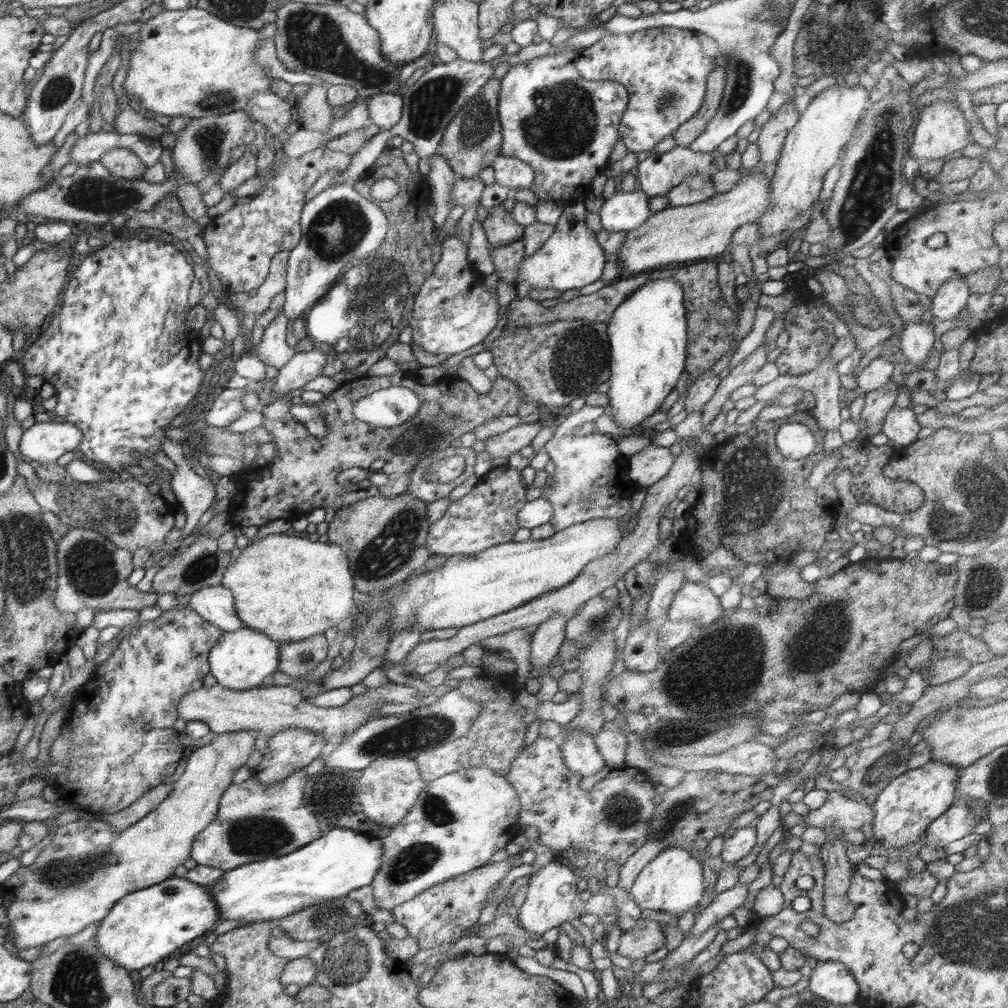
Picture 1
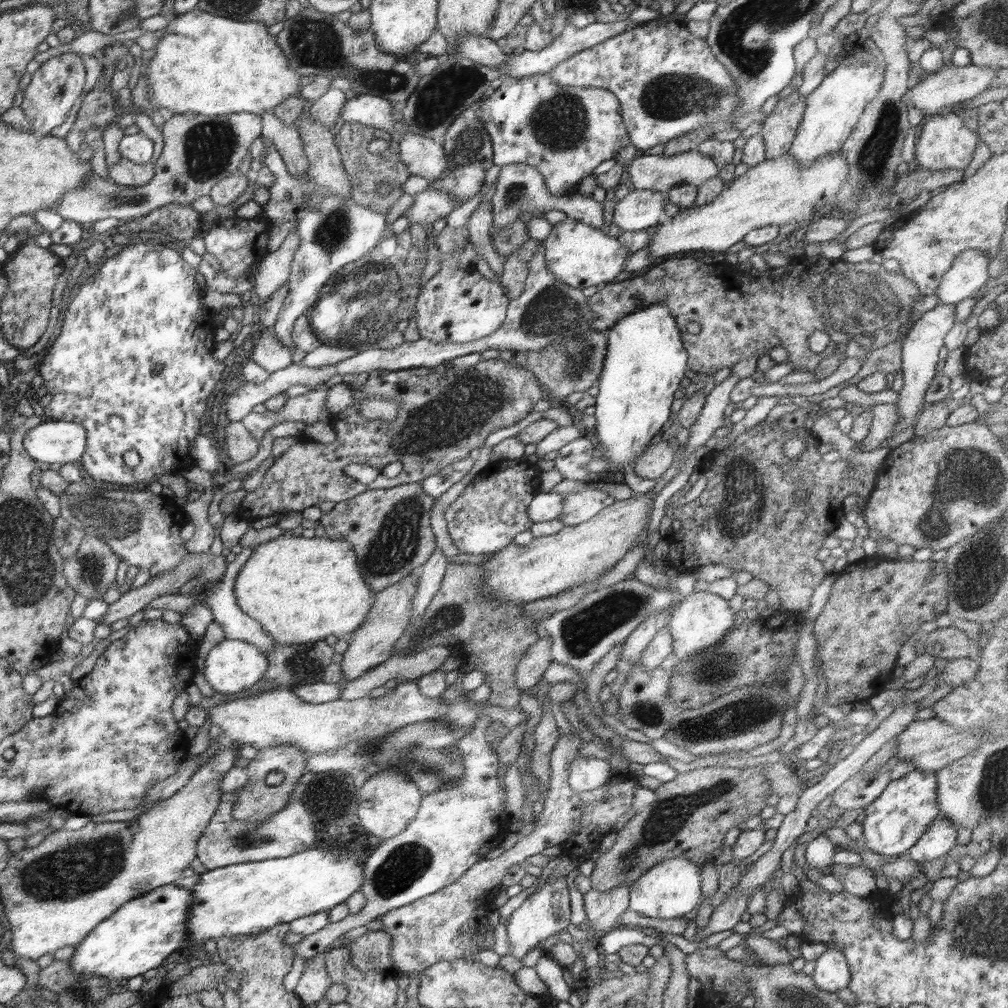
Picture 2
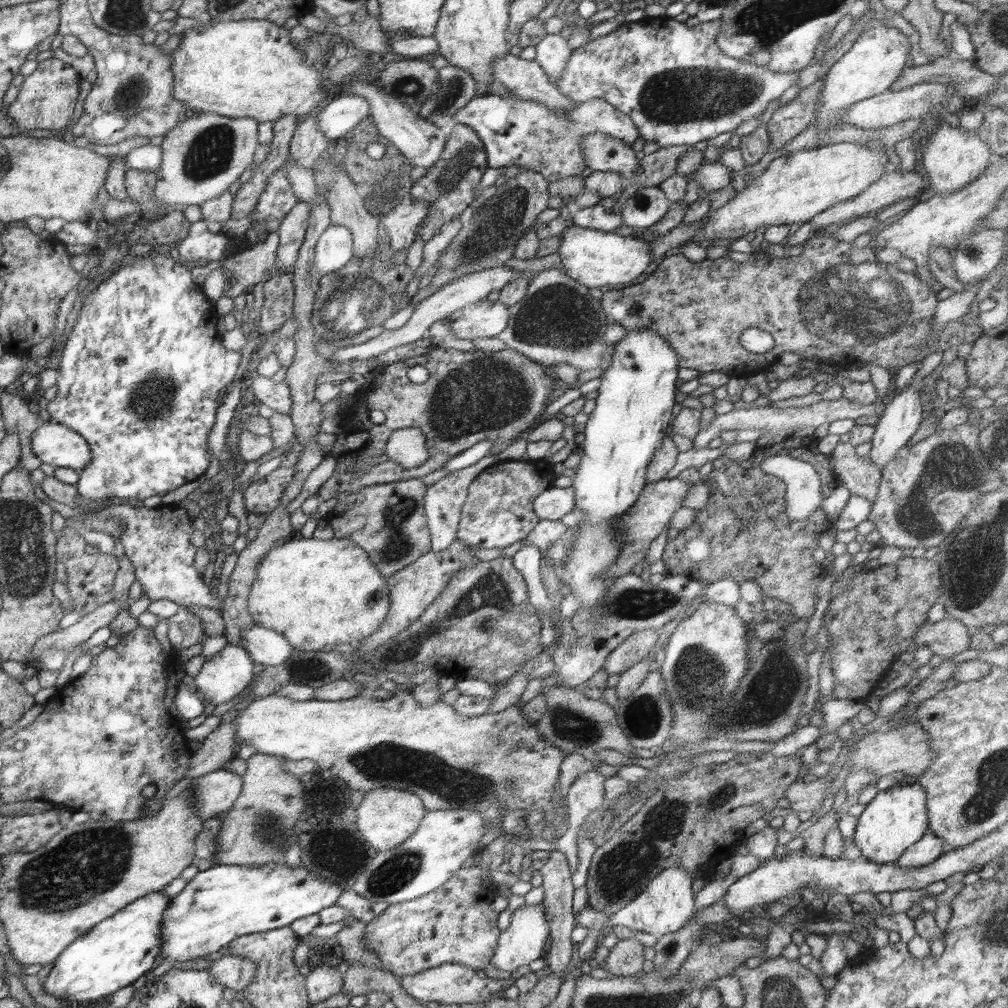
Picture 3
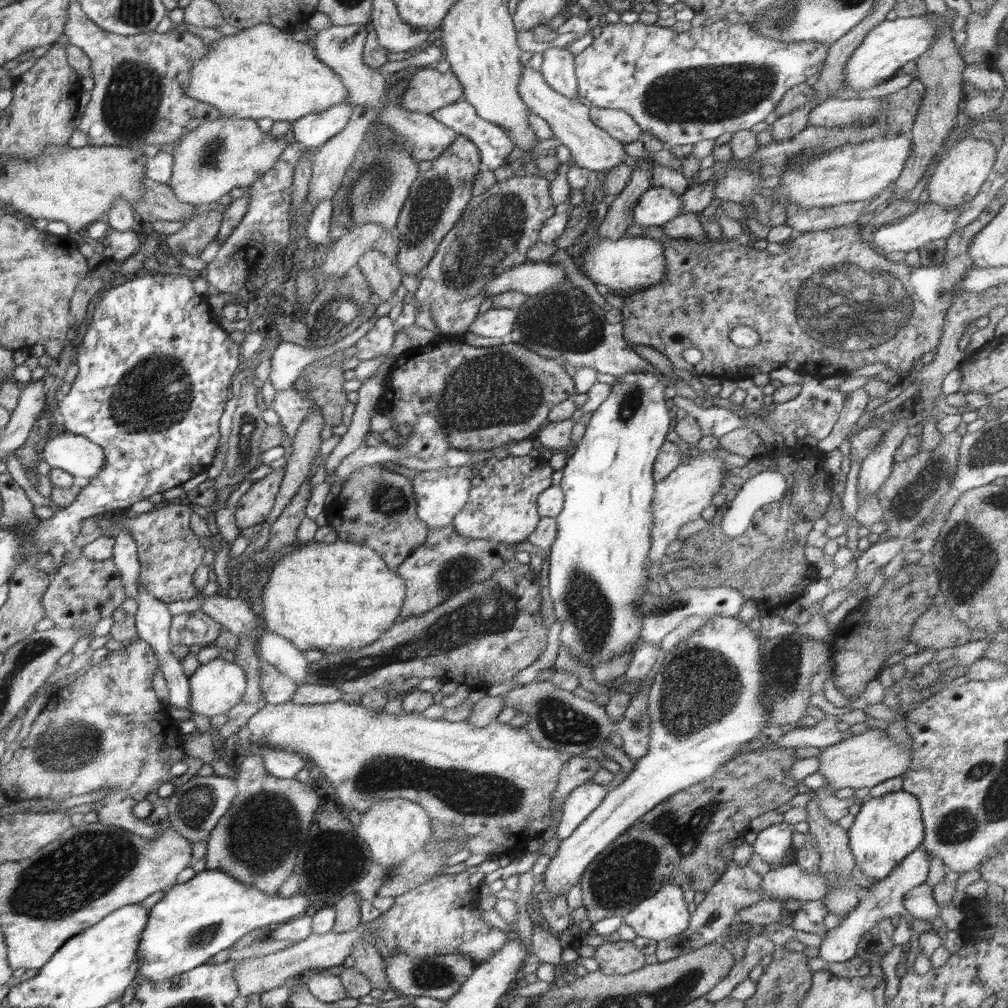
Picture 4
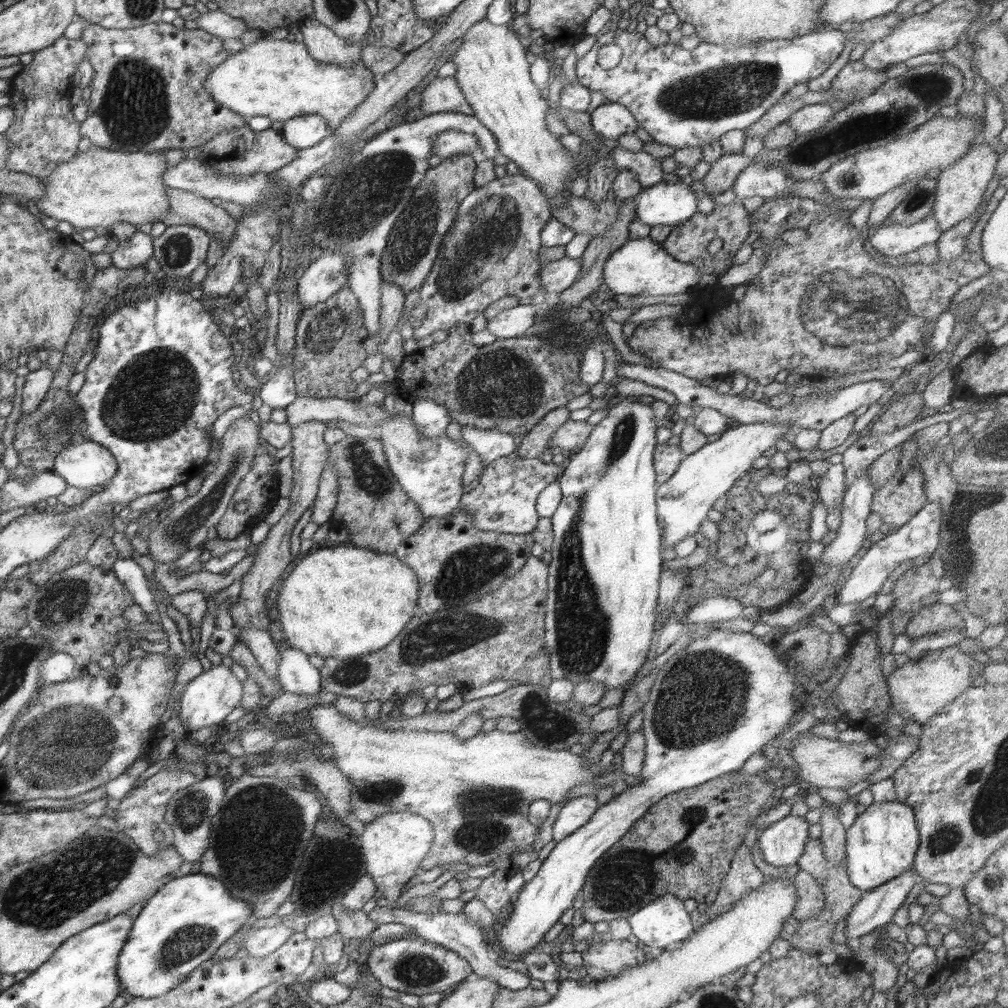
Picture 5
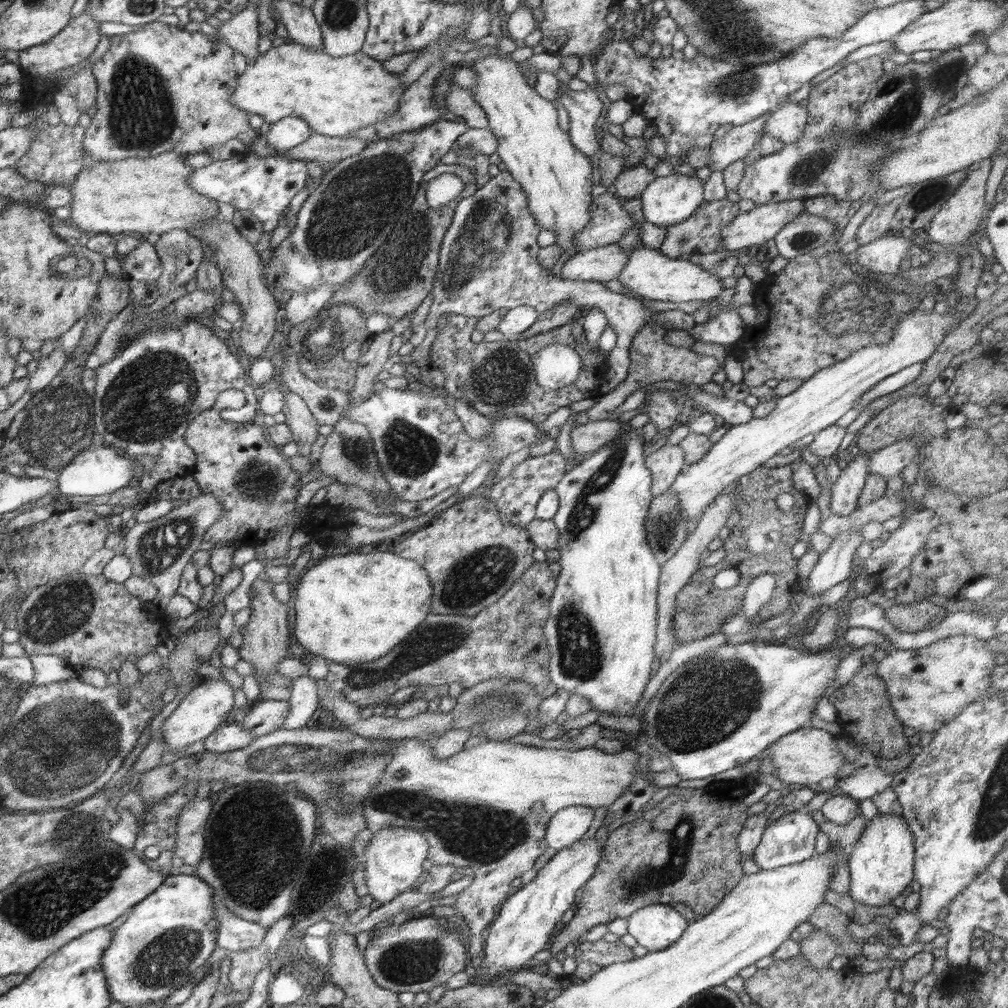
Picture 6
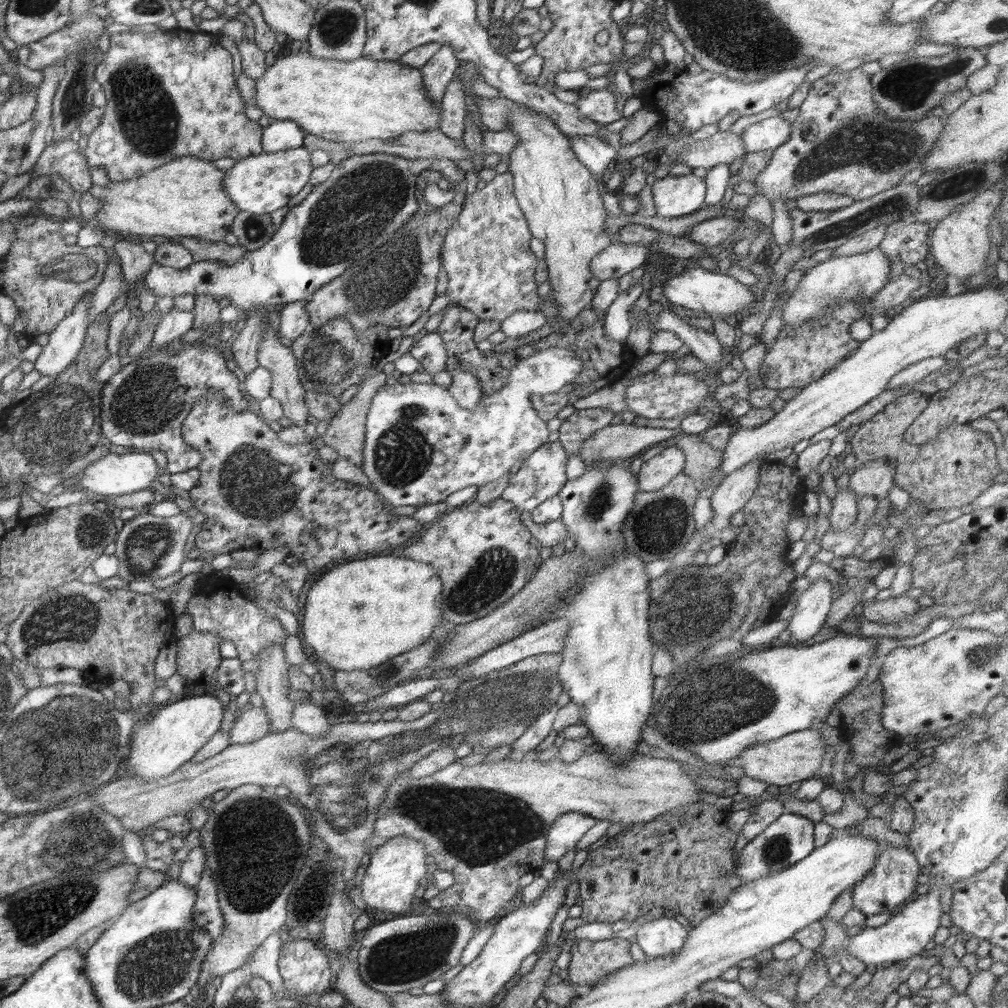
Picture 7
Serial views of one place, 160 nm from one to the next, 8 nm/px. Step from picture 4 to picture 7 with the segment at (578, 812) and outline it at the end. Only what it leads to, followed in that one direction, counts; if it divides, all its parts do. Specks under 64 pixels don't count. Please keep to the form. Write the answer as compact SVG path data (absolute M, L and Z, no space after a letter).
M568 812L557 817L546 835L543 862L558 861L574 849L576 844L596 823L597 818L578 812Z

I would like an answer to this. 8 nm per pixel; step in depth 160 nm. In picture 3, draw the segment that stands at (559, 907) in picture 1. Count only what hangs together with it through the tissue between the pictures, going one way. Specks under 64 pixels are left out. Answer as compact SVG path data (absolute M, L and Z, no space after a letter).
M541 904L534 906L522 905L512 914L510 927L502 931L498 946L491 960L492 965L499 971L512 973L521 966L529 966L534 960L543 958L548 947L549 926Z

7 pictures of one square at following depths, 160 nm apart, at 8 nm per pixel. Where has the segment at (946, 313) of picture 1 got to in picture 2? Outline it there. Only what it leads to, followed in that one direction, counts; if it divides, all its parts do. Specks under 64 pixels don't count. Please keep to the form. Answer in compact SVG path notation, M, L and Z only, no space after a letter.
M978 249L964 251L944 273L939 289L935 292L940 304L957 305L972 297L986 285L988 264L991 261L985 252Z

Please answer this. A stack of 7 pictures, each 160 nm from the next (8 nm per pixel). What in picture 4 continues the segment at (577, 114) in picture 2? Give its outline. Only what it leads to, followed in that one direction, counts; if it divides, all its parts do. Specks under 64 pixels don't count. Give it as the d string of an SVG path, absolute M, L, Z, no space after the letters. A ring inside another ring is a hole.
M466 100L443 106L432 115L458 135L470 139L480 152L481 163L491 171L507 164L511 152L516 148L510 135L501 126L481 119L474 106ZM590 107L590 120L612 138L630 144L642 138L638 123L623 109Z

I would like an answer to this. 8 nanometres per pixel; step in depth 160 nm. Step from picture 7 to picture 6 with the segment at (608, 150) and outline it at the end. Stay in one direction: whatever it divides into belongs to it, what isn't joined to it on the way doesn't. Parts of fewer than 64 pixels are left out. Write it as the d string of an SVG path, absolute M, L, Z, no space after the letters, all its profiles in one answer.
M590 90L590 94L569 92L559 97L570 116L570 141L588 158L603 152L596 140L595 124L598 118L604 116L605 111L604 103L596 91Z

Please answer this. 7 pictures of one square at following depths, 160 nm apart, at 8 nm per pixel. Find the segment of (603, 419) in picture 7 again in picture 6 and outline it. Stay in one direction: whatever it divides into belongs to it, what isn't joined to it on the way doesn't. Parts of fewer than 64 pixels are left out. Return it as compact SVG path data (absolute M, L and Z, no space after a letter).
M656 322L649 323L642 330L639 330L630 343L630 368L628 376L612 392L605 395L598 395L598 400L591 408L577 414L573 426L584 424L590 421L608 419L610 414L626 400L626 397L640 386L646 386L660 380L675 380L685 385L694 382L700 386L712 381L712 375L719 369L718 361L714 357L694 353L692 349L685 346L672 346L665 341L663 326Z

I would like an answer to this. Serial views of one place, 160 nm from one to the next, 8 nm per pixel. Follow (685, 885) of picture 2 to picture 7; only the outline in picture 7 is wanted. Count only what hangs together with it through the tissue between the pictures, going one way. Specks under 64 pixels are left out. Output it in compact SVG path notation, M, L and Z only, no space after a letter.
M663 917L642 923L636 933L637 943L646 958L670 957L684 946L689 928L674 918Z

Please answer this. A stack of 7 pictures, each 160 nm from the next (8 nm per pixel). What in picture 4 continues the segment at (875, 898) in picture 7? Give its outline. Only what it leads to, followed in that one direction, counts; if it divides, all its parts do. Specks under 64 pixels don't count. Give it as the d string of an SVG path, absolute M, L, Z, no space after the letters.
M902 790L878 798L868 797L861 801L861 808L847 833L849 847L857 864L847 881L851 887L862 890L862 894L876 881L886 878L907 854L921 847L925 828L918 798Z

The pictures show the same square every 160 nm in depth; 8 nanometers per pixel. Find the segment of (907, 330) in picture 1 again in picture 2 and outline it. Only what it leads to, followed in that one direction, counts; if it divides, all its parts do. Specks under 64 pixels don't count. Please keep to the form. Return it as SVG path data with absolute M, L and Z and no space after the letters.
M938 304L930 312L922 315L914 322L907 335L901 342L901 370L903 372L904 384L899 391L899 399L895 403L899 414L899 421L894 435L908 430L914 424L916 414L923 410L926 405L925 394L931 385L932 379L937 375L936 364L940 360L940 348L945 346L945 336L950 332L956 319L956 305Z

